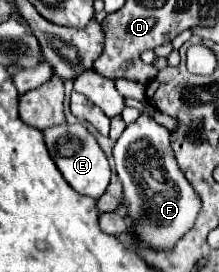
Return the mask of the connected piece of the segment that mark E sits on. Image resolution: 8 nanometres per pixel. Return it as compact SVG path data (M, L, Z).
M64 123L58 127L48 127L44 131L44 141L46 141L52 161L56 163L62 177L68 181L68 185L72 189L76 189L82 195L94 197L94 199L102 197L102 193L106 191L106 187L110 183L108 159L106 159L104 151L100 149L98 141L94 139L94 135L82 123L74 123L74 125Z

